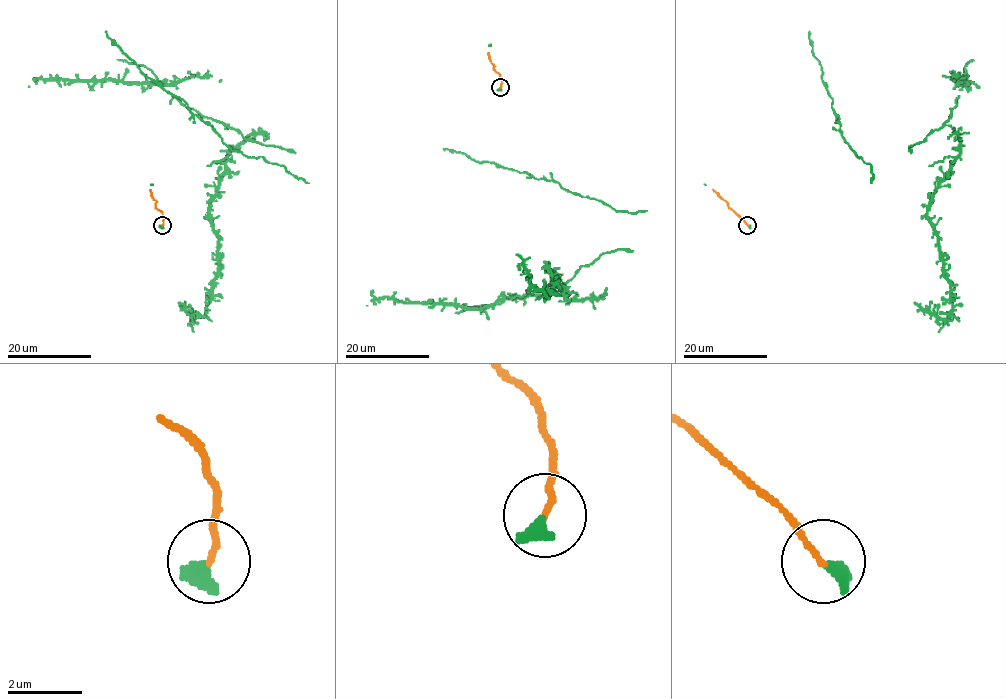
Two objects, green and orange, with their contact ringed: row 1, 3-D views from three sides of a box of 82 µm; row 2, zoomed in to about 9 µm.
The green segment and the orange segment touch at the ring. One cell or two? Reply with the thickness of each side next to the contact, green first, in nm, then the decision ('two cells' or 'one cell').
calibres 400 and 150 nm; one cell

